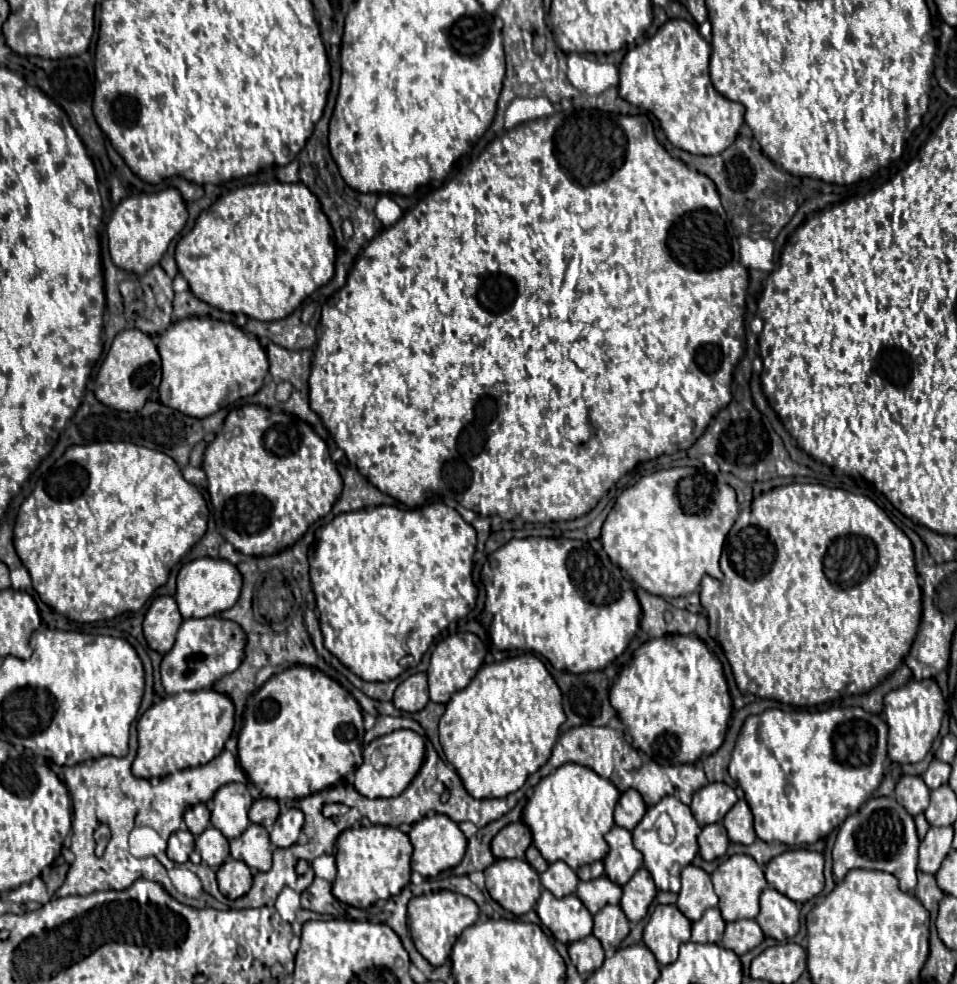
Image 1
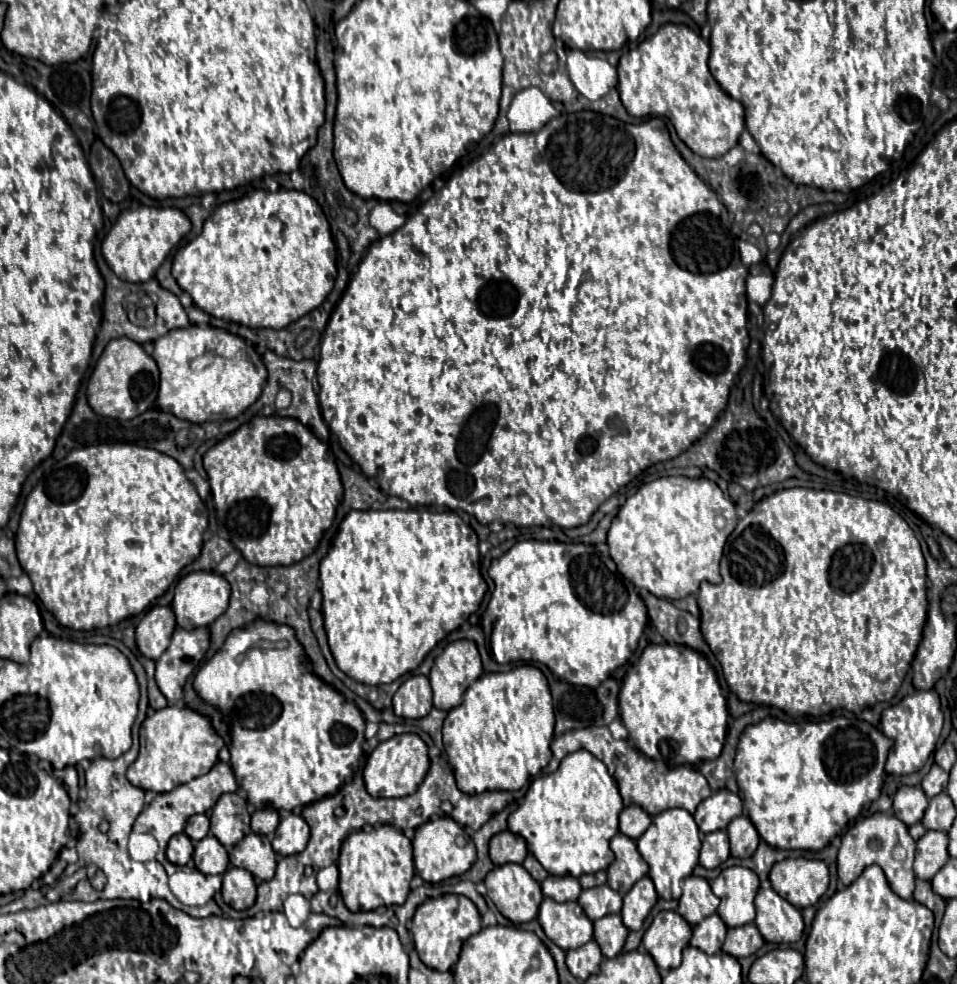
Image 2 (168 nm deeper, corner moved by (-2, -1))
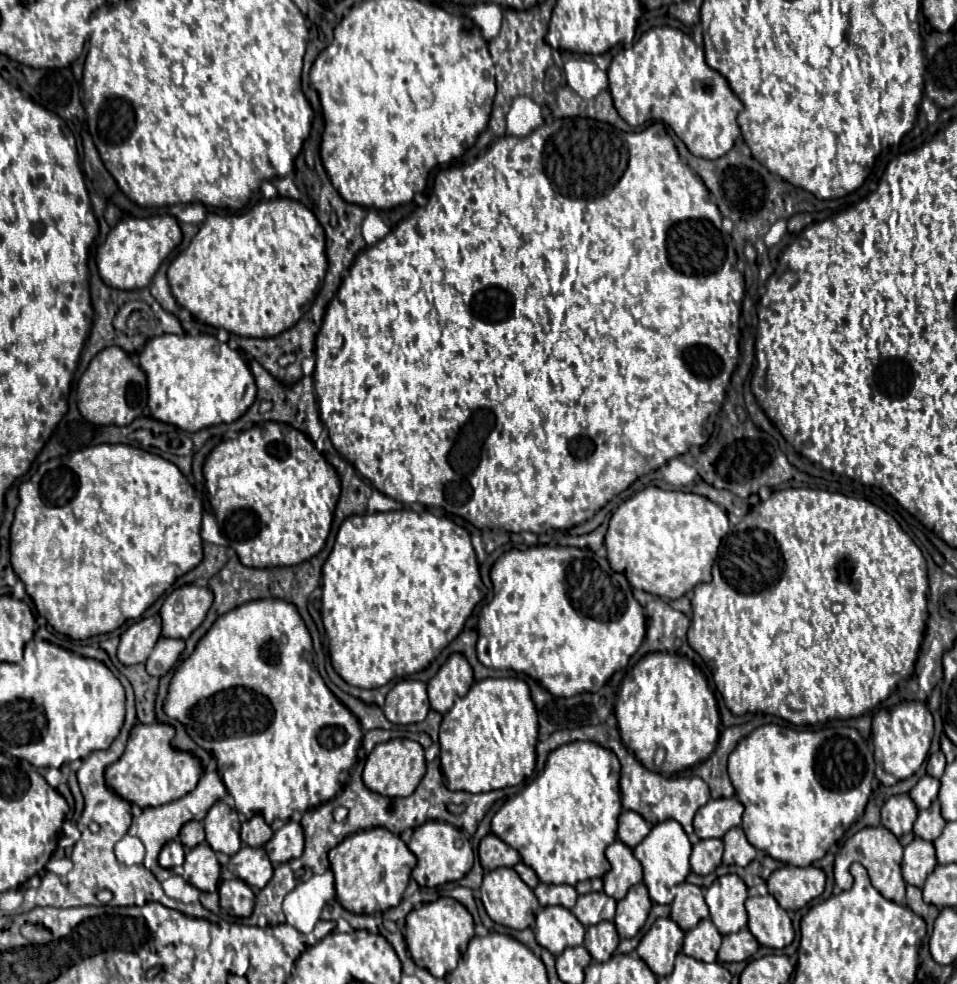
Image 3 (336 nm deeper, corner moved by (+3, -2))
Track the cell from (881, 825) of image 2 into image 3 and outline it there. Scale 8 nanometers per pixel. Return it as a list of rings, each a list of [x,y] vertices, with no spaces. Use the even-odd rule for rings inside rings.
[[[866,826],[860,832],[856,832],[854,836],[850,836],[840,852],[836,854],[836,862],[834,862],[834,878],[836,878],[836,886],[842,890],[848,890],[852,886],[852,874],[850,874],[850,866],[852,862],[860,862],[868,874],[870,880],[874,884],[874,888],[888,900],[902,904],[904,896],[906,896],[906,882],[902,878],[902,870],[900,870],[900,862],[903,857],[903,846],[900,840],[884,826]]]

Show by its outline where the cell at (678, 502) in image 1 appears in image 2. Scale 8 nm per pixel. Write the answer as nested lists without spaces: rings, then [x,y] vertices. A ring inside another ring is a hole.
[[[661,477],[625,501],[611,523],[607,545],[619,573],[635,587],[675,601],[697,593],[701,581],[721,583],[719,559],[735,525],[735,503],[713,481]]]

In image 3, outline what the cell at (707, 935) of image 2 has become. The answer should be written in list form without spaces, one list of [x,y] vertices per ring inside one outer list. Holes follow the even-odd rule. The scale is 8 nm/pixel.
[[[700,920],[700,924],[686,932],[684,954],[702,962],[716,962],[716,952],[720,948],[722,934],[712,920]]]

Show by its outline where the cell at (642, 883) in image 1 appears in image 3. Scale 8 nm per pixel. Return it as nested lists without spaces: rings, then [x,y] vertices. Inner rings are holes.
[[[636,884],[628,890],[628,894],[618,902],[614,924],[618,928],[620,938],[632,938],[644,926],[648,912],[652,908],[652,900],[644,884]]]

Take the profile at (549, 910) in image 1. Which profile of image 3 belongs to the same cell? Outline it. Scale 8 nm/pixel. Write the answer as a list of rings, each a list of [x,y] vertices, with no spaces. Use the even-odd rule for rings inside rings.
[[[544,906],[536,916],[534,932],[538,944],[558,956],[564,948],[580,946],[584,942],[586,928],[568,908]]]

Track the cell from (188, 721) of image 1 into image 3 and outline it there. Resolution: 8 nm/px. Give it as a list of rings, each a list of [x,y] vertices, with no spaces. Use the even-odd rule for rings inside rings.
[[[136,722],[122,758],[106,768],[108,786],[128,802],[138,804],[140,808],[160,806],[192,792],[192,788],[196,788],[202,776],[202,760],[190,752],[174,748],[172,746],[174,736],[176,728],[172,724]]]

